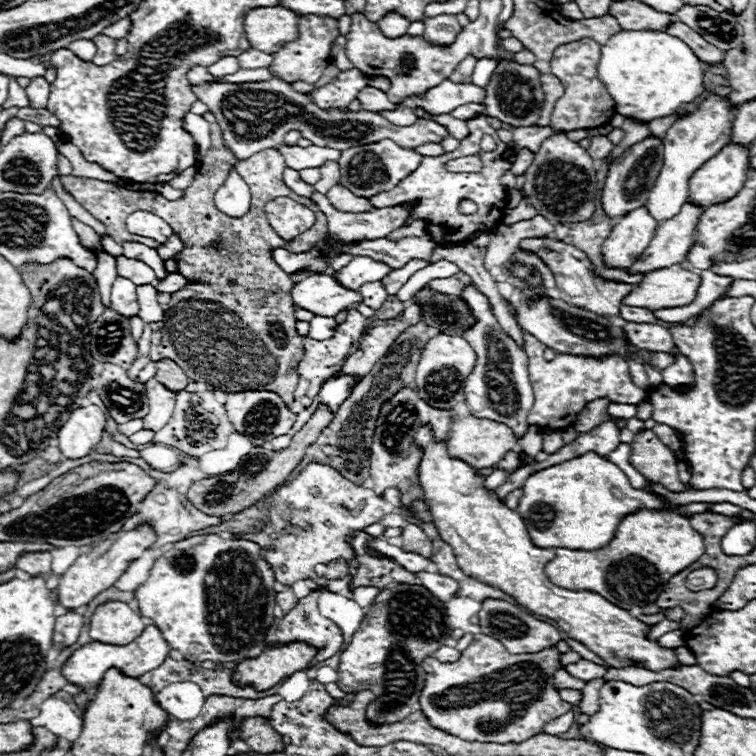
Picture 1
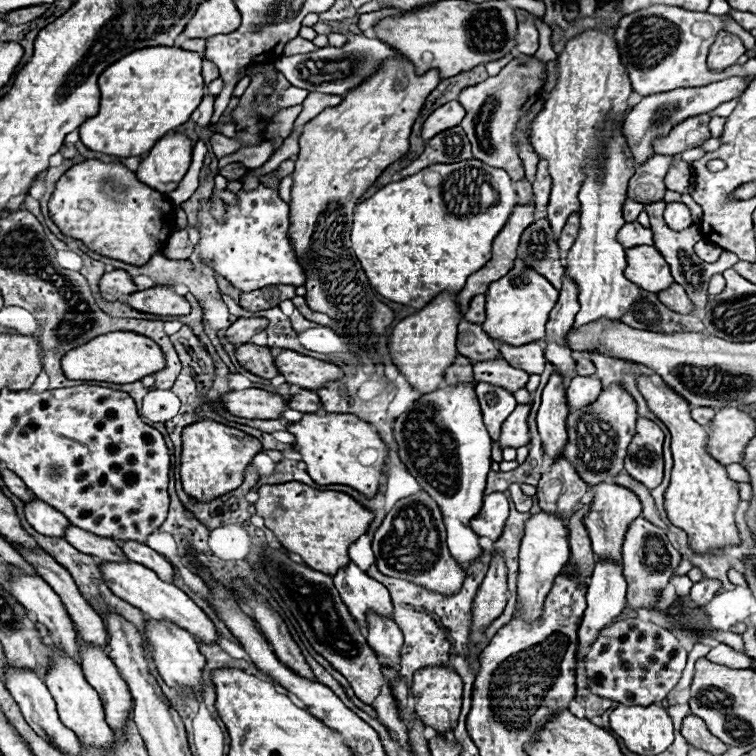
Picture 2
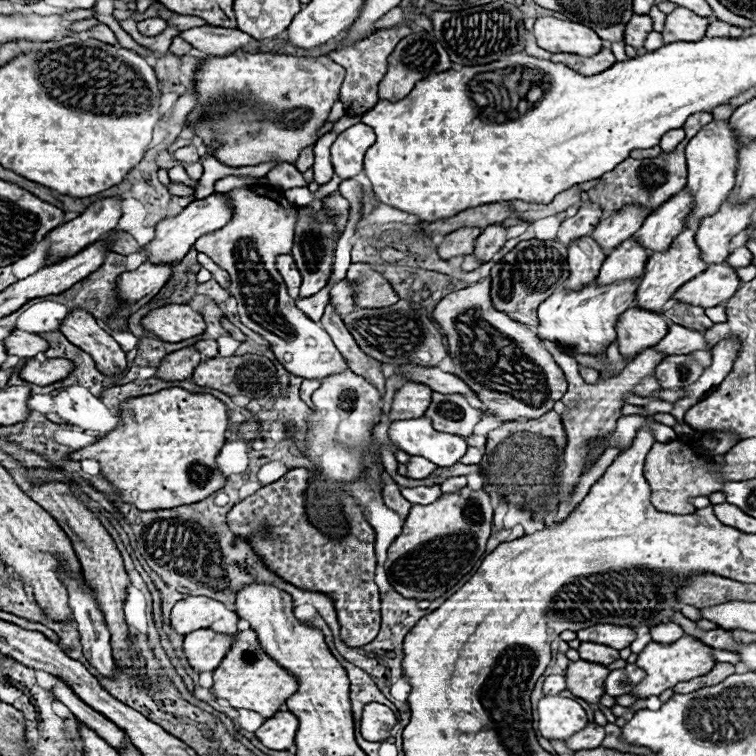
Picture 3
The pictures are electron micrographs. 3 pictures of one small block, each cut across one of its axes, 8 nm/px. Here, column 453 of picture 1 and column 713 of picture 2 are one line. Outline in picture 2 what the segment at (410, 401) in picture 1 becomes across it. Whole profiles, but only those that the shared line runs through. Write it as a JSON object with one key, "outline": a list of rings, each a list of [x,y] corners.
{"outline":[[[696,406],[696,408],[692,408],[692,418],[698,422],[698,424],[702,424],[704,428],[708,428],[710,424],[712,424],[712,418],[714,418],[714,410],[712,408],[704,408],[704,406]]]}

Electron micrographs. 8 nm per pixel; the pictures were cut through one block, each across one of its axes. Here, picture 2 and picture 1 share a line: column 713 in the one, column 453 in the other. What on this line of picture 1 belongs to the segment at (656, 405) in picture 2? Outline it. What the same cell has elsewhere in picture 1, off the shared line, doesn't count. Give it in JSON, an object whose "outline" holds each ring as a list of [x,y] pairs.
{"outline":[[[430,424],[414,434],[414,444],[424,450],[418,466],[418,482],[422,482],[424,496],[430,502],[432,522],[440,538],[452,546],[458,566],[468,576],[504,590],[530,612],[552,618],[570,638],[582,642],[612,668],[642,666],[658,672],[682,666],[676,658],[676,650],[662,648],[656,640],[648,640],[646,634],[650,632],[650,626],[634,618],[628,610],[614,606],[600,594],[566,590],[552,584],[544,574],[544,568],[554,560],[556,552],[532,544],[524,518],[484,488],[484,474],[476,474],[470,464],[452,458],[446,440],[434,440]]]}

